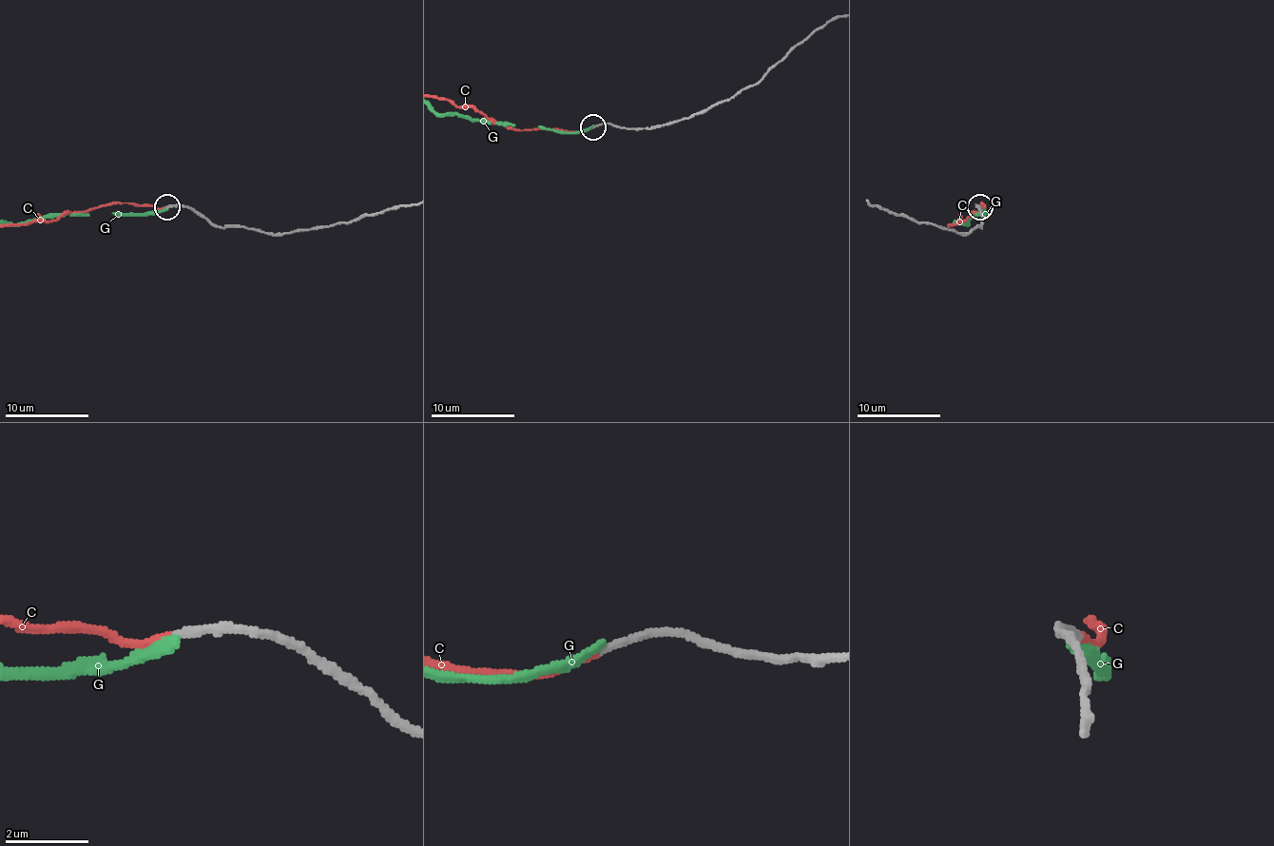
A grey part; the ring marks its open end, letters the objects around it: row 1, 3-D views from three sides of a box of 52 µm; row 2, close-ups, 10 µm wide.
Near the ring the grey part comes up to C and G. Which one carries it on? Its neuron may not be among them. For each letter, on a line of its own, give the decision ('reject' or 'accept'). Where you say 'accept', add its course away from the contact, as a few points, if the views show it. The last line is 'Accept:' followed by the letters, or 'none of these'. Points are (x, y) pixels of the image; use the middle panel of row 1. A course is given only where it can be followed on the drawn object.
C: accept
G: reject
Accept: C

